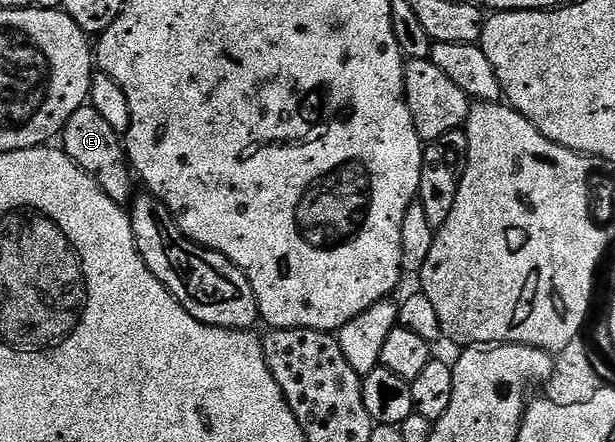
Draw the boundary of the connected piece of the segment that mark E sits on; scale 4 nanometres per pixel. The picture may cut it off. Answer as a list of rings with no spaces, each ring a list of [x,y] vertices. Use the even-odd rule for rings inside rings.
[[[90,104],[80,107],[70,116],[70,121],[61,132],[60,142],[62,150],[67,153],[70,159],[79,165],[84,172],[90,173],[98,182],[100,189],[116,204],[121,206],[127,205],[133,197],[132,180],[134,184],[134,176],[131,167],[127,161],[127,153],[123,146],[121,135],[110,126],[106,119],[99,114]]]

